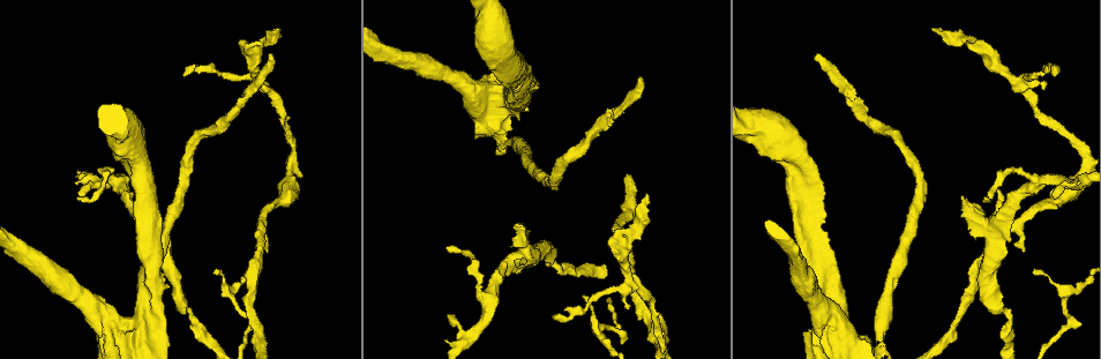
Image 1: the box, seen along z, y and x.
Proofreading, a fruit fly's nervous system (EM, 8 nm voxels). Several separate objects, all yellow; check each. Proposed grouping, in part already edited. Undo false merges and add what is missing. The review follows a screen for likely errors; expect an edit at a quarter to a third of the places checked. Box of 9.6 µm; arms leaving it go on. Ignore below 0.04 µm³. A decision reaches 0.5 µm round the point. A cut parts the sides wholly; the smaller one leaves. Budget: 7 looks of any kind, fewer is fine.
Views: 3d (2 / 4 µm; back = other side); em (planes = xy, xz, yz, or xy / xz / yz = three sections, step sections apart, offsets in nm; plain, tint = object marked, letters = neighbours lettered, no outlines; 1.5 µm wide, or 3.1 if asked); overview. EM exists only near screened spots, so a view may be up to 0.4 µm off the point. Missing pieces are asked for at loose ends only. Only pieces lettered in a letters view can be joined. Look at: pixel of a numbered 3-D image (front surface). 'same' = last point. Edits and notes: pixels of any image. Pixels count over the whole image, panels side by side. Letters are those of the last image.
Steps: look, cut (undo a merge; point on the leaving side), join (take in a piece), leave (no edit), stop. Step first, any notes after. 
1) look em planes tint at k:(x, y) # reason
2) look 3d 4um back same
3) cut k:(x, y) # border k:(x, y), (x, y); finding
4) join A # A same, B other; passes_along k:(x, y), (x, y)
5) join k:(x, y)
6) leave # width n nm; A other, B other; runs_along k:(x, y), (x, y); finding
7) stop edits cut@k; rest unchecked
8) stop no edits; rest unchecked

look em yz step 4 plain at 1:(1084, 167) # thick turns thin

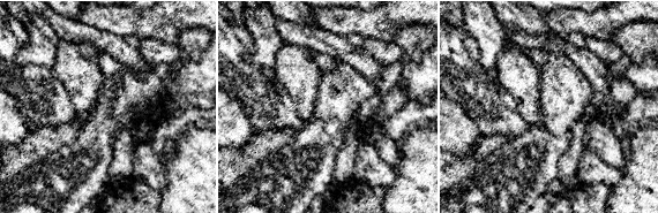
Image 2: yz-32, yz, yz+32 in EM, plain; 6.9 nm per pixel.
look em yz step 4 letters same

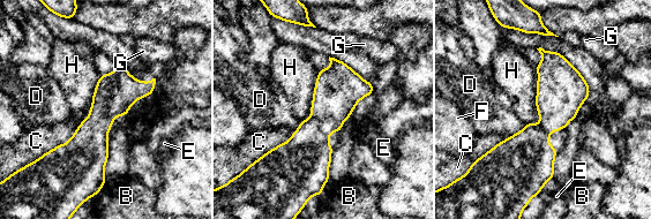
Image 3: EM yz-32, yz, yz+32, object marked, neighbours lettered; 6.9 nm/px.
leave # B other, C other, D other, E other, F other, G other, H other; border 3:(534, 66), (534, 105), (539, 125); one cell here

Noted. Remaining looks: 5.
look em yz step 4 letters at 1:(448, 317) # free end

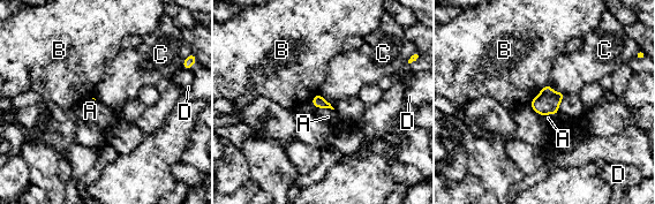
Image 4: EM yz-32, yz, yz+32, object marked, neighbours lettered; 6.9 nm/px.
leave # A other, B other, C other, D other; border 4:(547, 84), (555, 91), (566, 95); none of them fits

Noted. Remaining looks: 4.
look em xz step 4 letters at 1:(271, 57) # long arm stops here

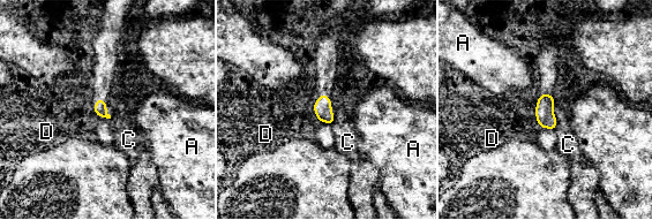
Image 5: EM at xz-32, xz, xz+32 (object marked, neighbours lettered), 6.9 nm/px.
look em planes letters same # another direction

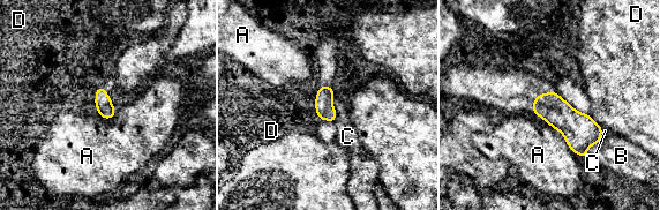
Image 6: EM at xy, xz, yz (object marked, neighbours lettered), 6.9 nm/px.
leave # A other, B other, C other, D other; border 6:(315, 95), (315, 112), (320, 119); no lettered piece goes on from it

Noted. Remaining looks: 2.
stop no edits; rest unchecked

